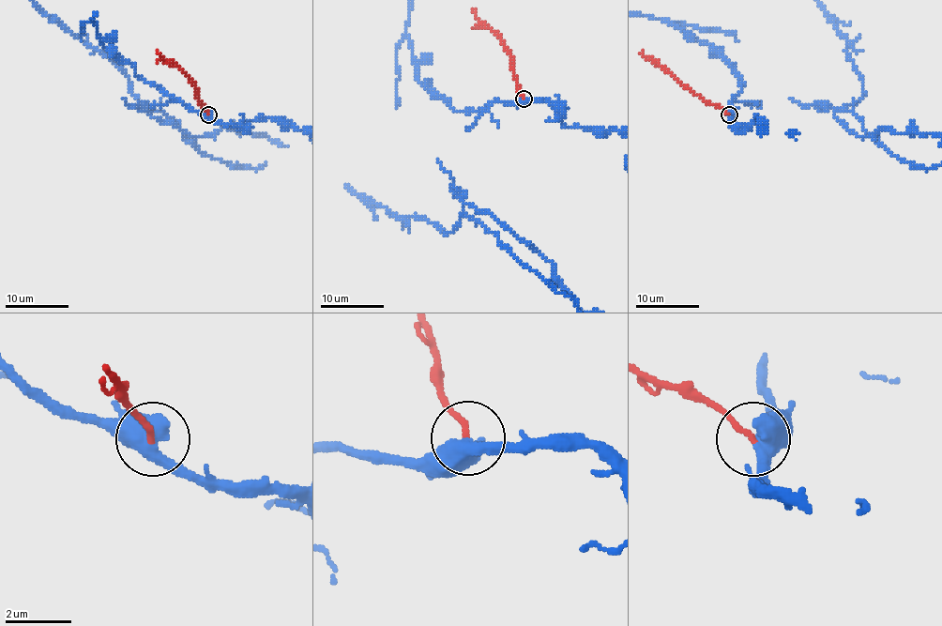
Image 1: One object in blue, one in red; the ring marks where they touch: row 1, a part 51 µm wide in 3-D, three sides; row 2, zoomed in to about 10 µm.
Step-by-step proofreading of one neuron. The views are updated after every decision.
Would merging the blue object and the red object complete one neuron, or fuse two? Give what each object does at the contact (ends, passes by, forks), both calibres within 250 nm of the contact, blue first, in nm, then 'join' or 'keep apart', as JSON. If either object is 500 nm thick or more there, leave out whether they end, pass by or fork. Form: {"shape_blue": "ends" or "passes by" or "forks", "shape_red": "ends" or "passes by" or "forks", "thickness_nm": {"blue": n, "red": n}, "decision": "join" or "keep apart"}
{"thickness_nm": {"blue": 500, "red": 170}, "decision": "join"}

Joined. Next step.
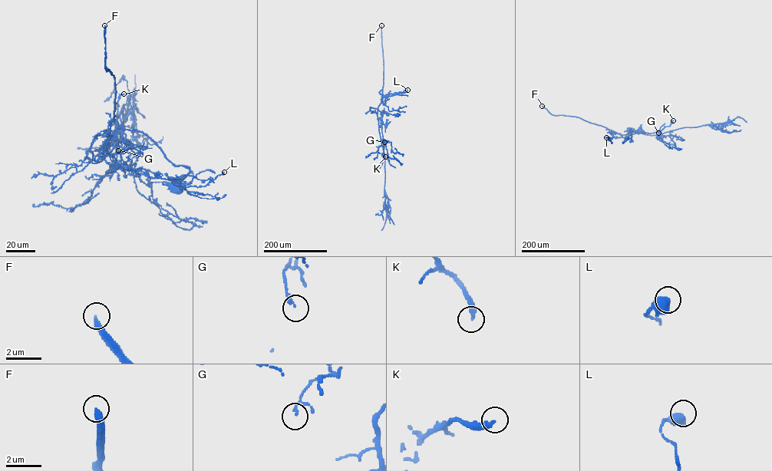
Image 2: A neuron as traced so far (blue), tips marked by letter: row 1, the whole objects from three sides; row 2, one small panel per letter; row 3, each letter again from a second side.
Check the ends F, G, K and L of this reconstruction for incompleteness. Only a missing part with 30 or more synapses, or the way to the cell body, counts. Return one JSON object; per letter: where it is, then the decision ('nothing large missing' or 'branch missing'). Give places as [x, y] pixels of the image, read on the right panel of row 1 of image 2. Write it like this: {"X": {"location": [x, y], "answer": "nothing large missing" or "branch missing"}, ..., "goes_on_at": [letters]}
{"F": {"location": [542, 106], "answer": "branch missing"}, "G": {"location": [658, 133], "answer": "nothing large missing"}, "K": {"location": [673, 120], "answer": "nothing large missing"}, "L": {"location": [606, 137], "answer": "nothing large missing"}, "goes_on_at": ["F"]}

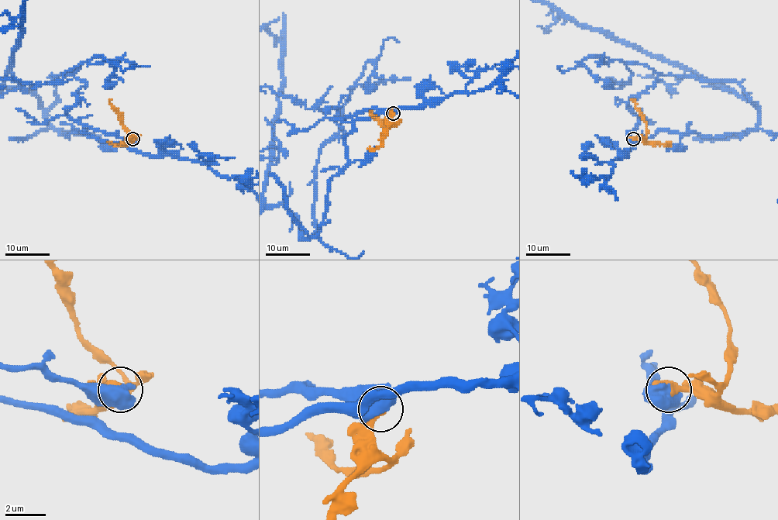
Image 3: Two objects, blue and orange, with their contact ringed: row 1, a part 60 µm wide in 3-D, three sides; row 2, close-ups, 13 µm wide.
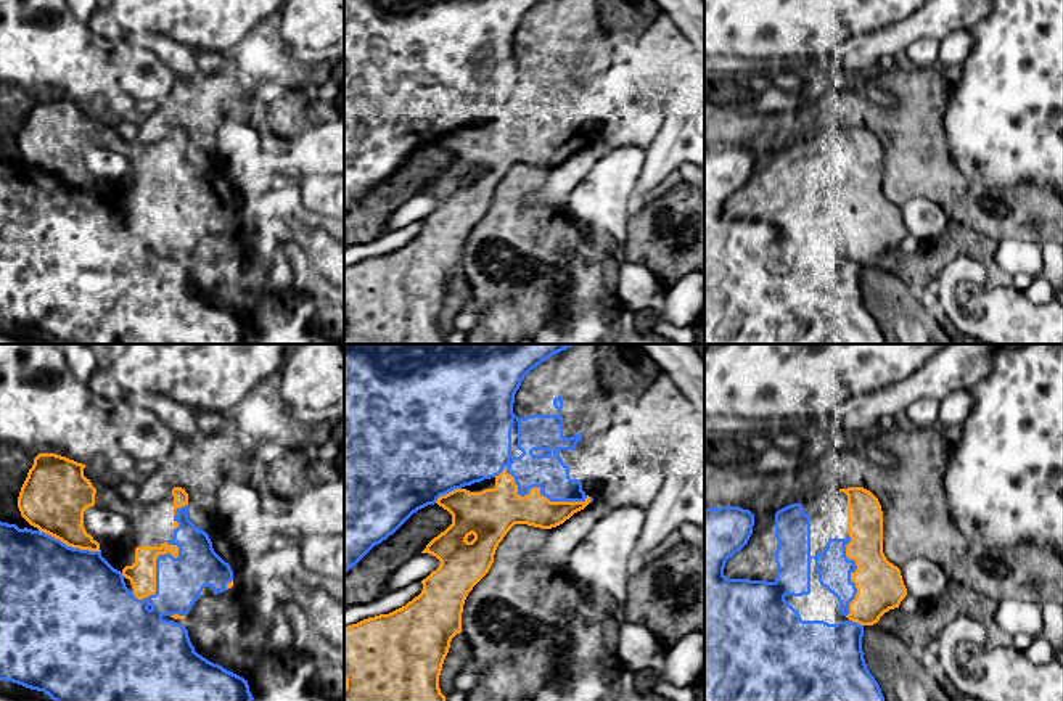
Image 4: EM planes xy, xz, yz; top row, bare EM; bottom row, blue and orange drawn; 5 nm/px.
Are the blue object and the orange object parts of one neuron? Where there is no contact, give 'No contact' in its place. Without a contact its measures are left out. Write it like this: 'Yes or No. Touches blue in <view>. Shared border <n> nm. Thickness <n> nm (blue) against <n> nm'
No. Touches blue in xz. Shared border 460 nm. Thickness 180 nm (blue) against 220 nm

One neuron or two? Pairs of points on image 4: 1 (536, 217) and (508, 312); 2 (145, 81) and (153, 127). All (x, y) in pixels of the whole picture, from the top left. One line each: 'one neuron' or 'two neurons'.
1: one neuron
2: two neurons

